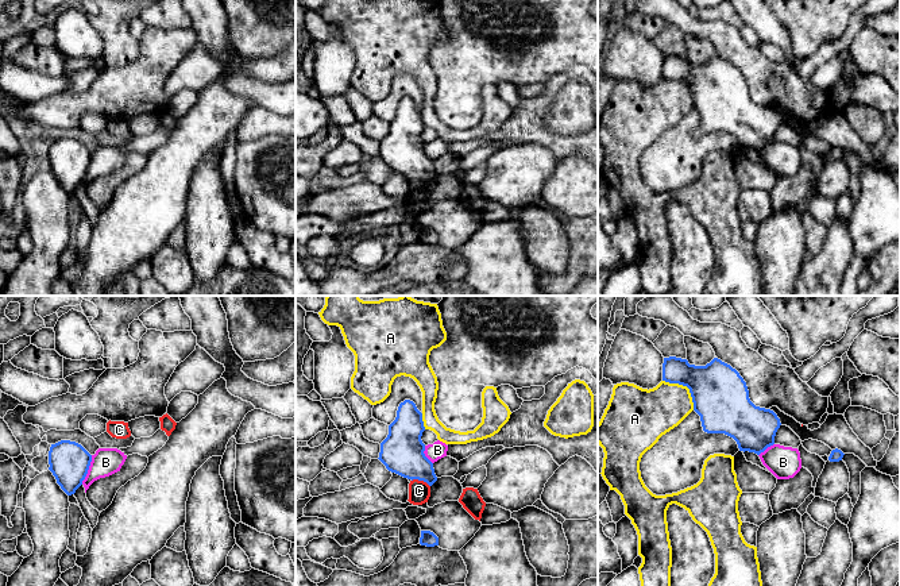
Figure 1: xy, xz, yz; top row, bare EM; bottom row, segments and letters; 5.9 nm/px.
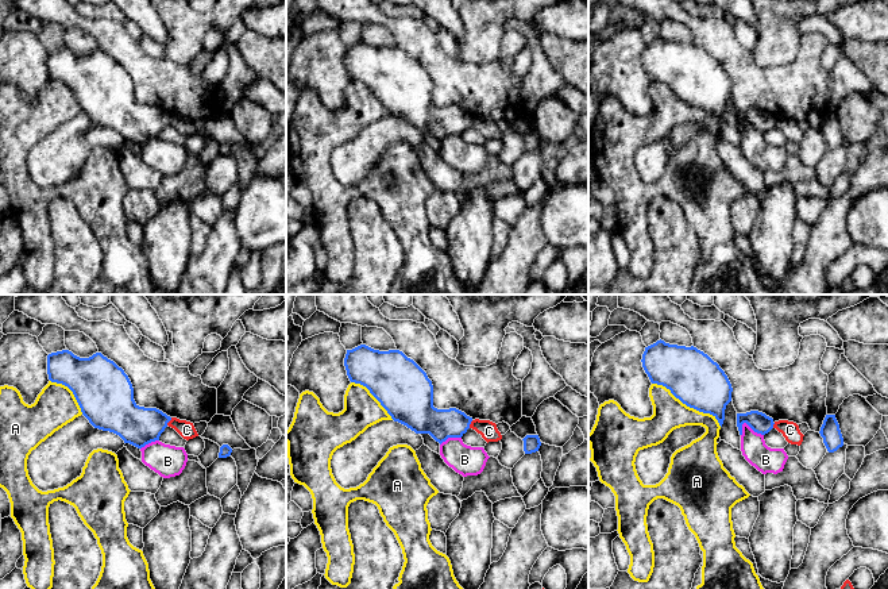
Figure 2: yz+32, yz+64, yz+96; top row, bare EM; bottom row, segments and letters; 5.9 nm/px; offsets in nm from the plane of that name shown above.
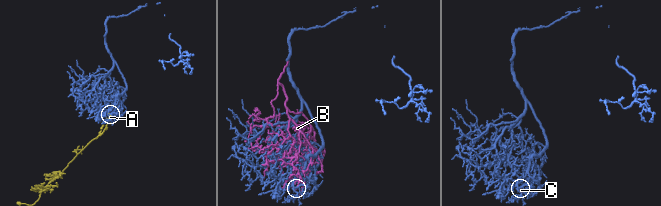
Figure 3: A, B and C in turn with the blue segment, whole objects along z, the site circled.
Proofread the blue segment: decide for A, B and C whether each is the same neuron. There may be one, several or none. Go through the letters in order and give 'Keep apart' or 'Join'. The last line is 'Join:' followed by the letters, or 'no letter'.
A: Keep apart
B: Keep apart
C: Keep apart
Join: no letter

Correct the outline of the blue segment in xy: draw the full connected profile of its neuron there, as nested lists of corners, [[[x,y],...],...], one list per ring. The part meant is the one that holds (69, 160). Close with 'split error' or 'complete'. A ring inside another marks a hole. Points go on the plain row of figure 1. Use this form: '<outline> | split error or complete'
[[[61,138],[51,142],[49,149],[49,167],[67,193],[82,182],[90,159],[92,153],[76,139]]] | complete

